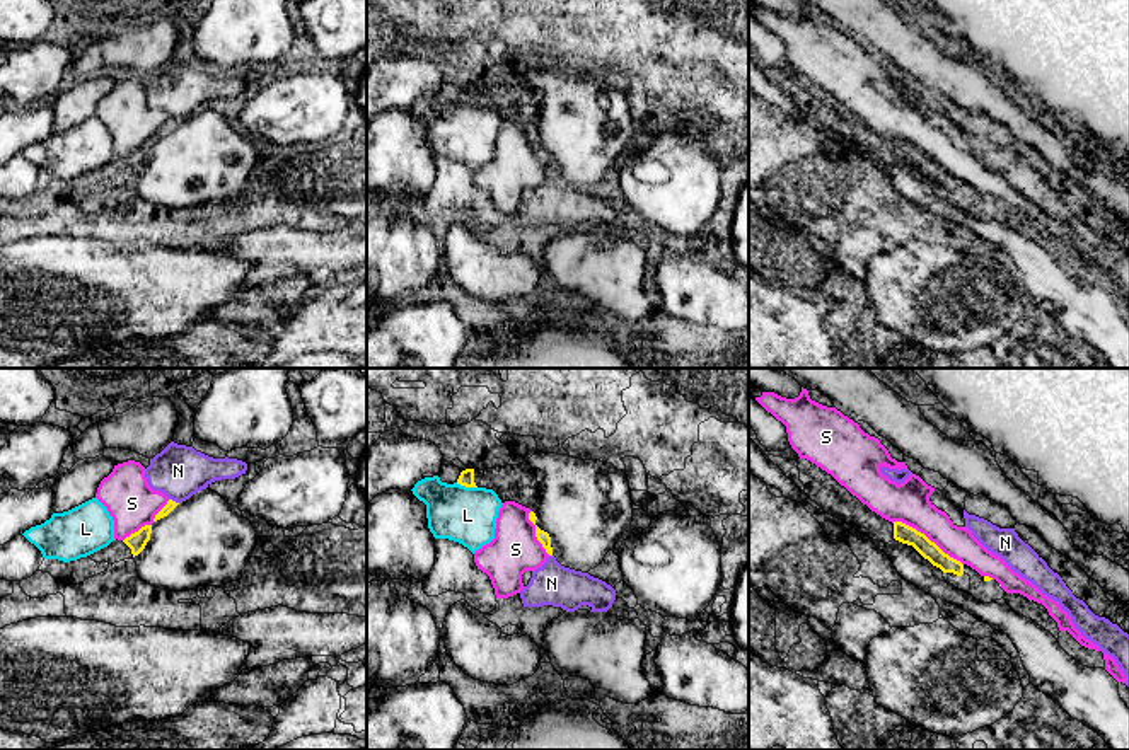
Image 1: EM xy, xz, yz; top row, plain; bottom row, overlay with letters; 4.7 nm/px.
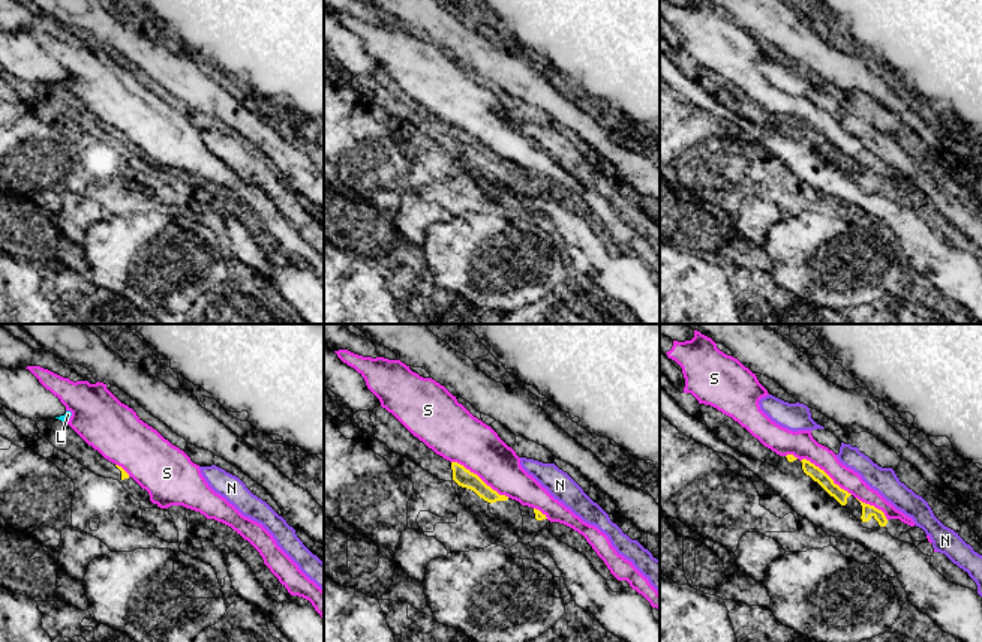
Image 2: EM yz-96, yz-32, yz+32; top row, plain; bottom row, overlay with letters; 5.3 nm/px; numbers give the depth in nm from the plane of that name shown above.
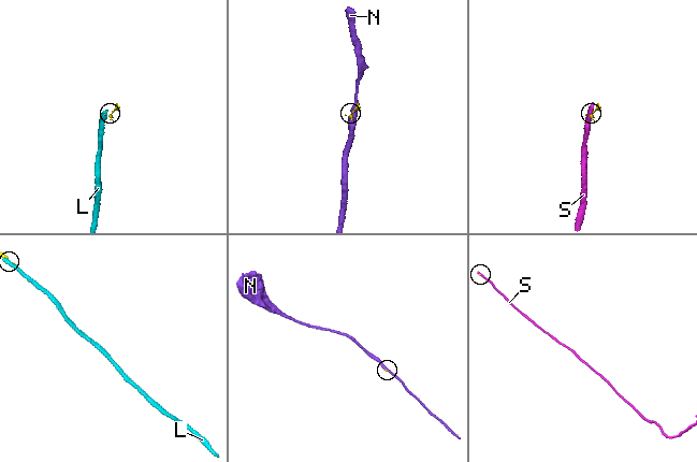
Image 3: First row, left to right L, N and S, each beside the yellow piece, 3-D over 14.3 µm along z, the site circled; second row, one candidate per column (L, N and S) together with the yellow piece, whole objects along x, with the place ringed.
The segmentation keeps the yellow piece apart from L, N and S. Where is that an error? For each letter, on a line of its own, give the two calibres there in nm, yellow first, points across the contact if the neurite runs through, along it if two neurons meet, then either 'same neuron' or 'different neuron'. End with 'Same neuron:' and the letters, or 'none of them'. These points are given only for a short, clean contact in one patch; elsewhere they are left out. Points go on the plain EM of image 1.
L: 70 nm thick on the yellow side, 280 nm on the other; border along xz (456, 101), (476, 106); different neuron
N: 50 nm thick on the yellow side, 240 nm on the other; different neuron
S: 90 nm thick on the yellow side, 190 nm on the other; same neuron
Same neuron: S

